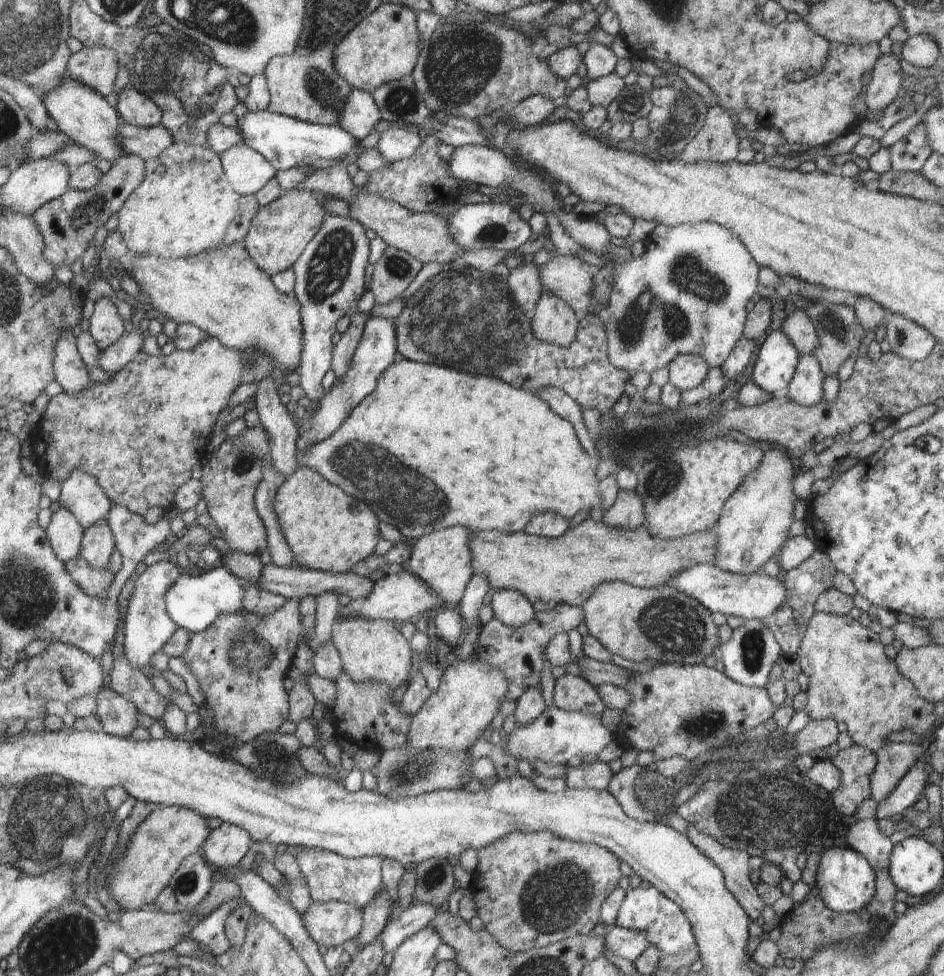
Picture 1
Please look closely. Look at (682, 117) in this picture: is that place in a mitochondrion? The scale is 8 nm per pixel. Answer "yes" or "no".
yes

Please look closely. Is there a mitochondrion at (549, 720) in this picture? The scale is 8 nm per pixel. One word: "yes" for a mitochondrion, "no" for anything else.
no

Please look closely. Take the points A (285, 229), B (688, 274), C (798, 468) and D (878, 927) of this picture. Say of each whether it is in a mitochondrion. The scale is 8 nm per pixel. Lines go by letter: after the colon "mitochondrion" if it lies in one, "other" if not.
A: other
B: mitochondrion
C: other
D: mitochondrion

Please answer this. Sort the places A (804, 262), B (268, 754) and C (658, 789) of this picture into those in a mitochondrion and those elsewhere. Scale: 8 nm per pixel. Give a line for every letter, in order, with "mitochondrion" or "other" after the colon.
A: other
B: mitochondrion
C: mitochondrion

